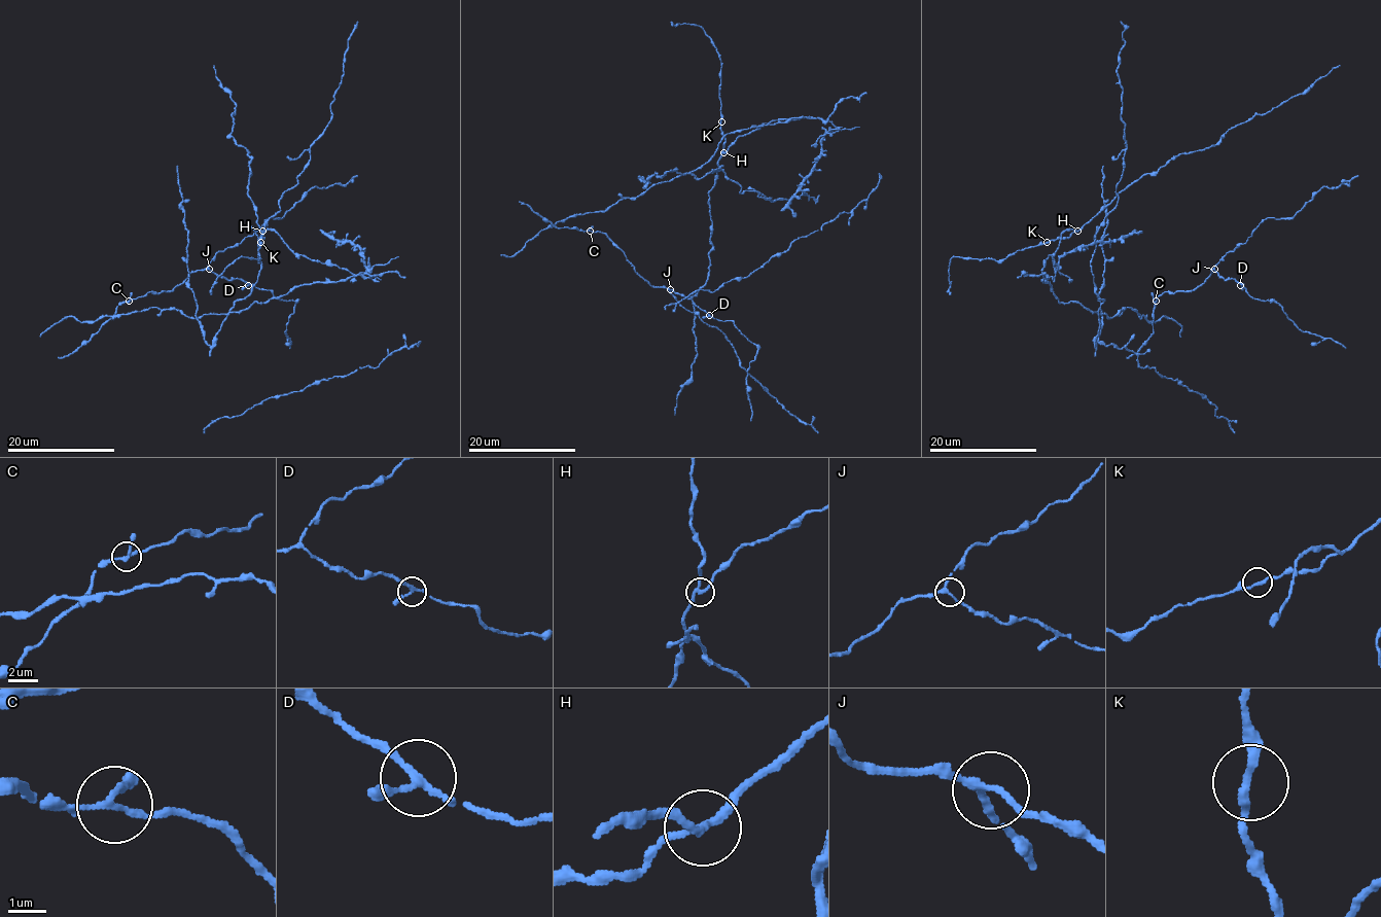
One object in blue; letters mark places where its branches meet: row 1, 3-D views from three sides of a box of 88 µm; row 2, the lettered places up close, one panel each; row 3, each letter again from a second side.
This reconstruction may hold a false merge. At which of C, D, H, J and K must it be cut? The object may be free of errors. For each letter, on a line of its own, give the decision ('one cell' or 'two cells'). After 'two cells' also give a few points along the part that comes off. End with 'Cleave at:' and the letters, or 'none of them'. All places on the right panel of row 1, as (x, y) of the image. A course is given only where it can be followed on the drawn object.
C: one cell
D: one cell
H: two cells; course (1077, 231), (1061, 234), (1041, 279), (1057, 300), (1098, 310), (1094, 237), (1118, 200), (1126, 145), (1121, 22)
J: one cell
K: one cell
Cleave at: H

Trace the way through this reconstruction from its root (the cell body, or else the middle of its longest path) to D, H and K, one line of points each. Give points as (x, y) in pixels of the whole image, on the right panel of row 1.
D: (1078, 304), (1108, 318), (1130, 308), (1152, 322), (1157, 296), (1195, 290), (1213, 269), (1240, 285)
H: (1078, 304), (1060, 303), (1051, 285), (1041, 281), (1043, 261), (1059, 247), (1060, 235), (1069, 230), (1077, 231)
K: (1078, 304), (1060, 303), (1051, 285), (1041, 281), (1043, 261), (1059, 247), (1060, 235), (1076, 231), (1047, 242)

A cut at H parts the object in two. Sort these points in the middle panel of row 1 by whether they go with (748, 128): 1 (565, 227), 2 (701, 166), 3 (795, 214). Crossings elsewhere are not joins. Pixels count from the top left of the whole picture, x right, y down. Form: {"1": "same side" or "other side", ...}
{"1": "other side", "2": "same side", "3": "same side"}

